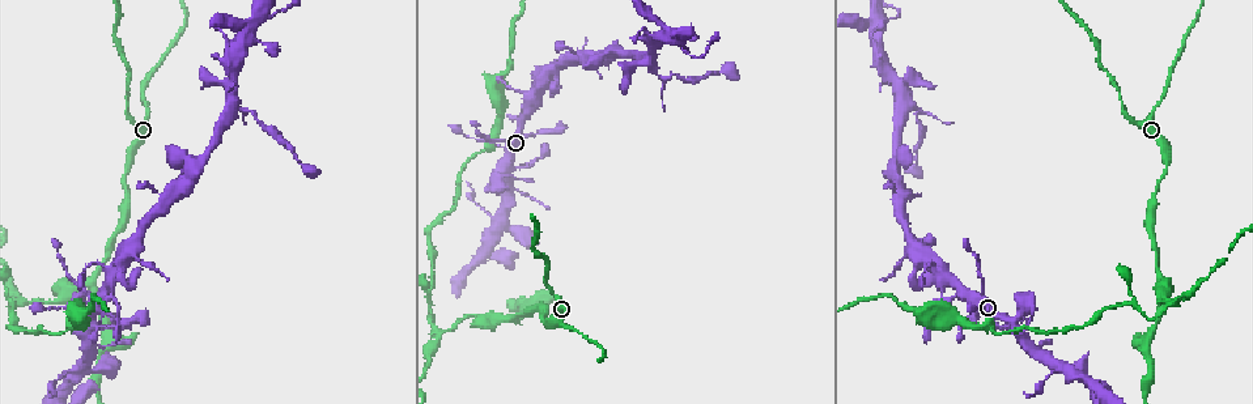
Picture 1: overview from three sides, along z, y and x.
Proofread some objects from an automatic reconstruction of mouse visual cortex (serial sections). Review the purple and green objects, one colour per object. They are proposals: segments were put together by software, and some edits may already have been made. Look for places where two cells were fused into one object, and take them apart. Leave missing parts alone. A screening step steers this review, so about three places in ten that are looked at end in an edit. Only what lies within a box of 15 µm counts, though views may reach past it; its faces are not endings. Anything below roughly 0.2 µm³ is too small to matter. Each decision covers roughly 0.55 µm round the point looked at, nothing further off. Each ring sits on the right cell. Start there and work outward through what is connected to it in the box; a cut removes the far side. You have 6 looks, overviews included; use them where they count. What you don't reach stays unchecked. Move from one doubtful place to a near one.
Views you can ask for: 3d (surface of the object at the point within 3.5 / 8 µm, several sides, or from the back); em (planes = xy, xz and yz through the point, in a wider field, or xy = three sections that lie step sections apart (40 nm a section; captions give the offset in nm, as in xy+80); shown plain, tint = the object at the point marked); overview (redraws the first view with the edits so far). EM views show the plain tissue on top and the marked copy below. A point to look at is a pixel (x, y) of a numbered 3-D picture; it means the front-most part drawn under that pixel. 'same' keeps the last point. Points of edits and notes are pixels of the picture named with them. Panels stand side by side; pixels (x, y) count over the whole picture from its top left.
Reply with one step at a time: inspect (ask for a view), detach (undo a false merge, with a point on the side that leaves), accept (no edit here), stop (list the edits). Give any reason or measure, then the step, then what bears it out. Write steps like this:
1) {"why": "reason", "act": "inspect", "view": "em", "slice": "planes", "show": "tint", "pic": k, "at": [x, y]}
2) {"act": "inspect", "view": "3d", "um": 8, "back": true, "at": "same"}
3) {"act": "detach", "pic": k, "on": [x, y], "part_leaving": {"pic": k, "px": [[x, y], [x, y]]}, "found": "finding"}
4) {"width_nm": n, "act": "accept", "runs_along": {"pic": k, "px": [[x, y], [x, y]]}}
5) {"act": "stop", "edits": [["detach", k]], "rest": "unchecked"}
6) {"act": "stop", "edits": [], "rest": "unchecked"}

{"why": "three-way junction", "act": "inspect", "view": "3d", "um": 3.5, "pic": 1, "at": [1159, 278]}

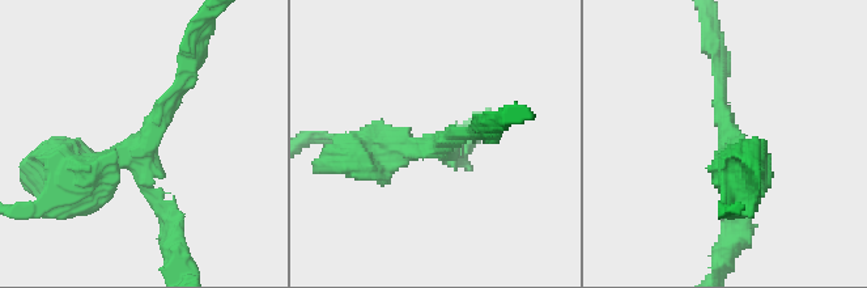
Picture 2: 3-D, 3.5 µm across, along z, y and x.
{"arms": 3, "arm_widths_nm": [150, 200, 500], "act": "detach", "pic": 2, "on": [75, 176], "part_leaving": {"pic": 2, "px": [[113, 161], [32, 214]]}, "found": "a second cell is stuck on"}

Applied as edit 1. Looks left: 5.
{"act": "inspect", "view": "overview"}

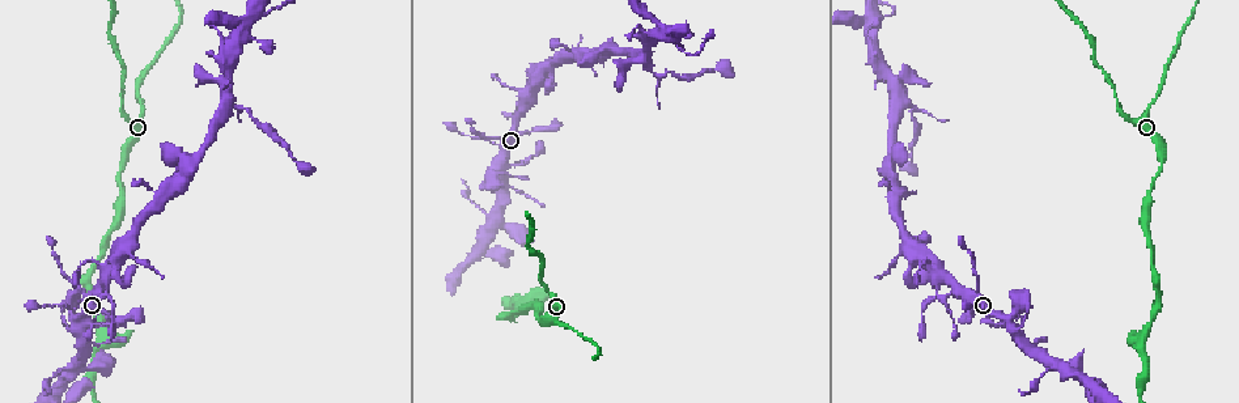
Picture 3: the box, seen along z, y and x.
{"why": "sharp bend", "act": "inspect", "view": "3d", "um": 3.5, "pic": 3, "at": [1018, 309]}

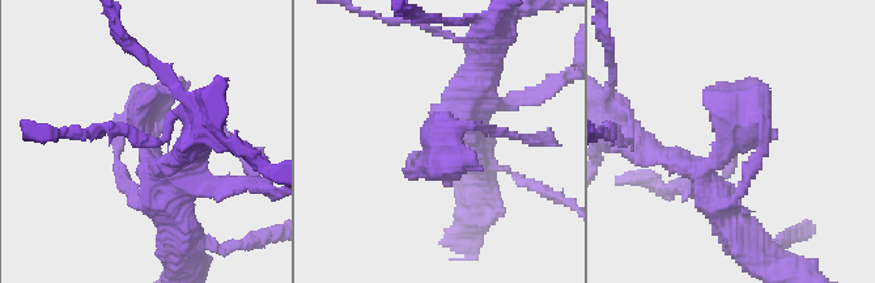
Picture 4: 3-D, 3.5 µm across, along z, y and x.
{"act": "inspect", "view": "em", "slice": "xy", "step": 1, "show": "tint", "pic": 4, "at": [728, 142]}

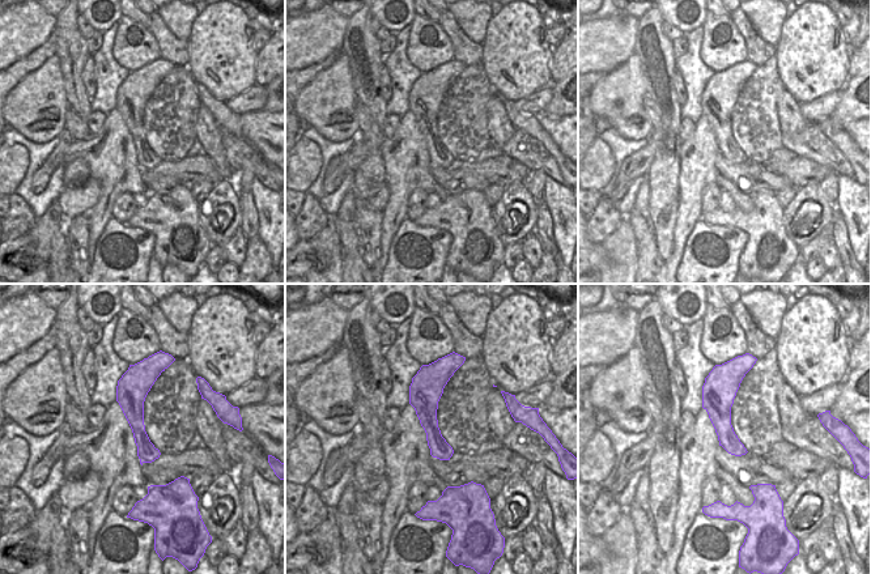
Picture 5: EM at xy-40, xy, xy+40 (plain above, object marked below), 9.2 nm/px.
{"act": "inspect", "view": "em", "slice": "xy", "step": 2, "show": "tint", "at": "same"}

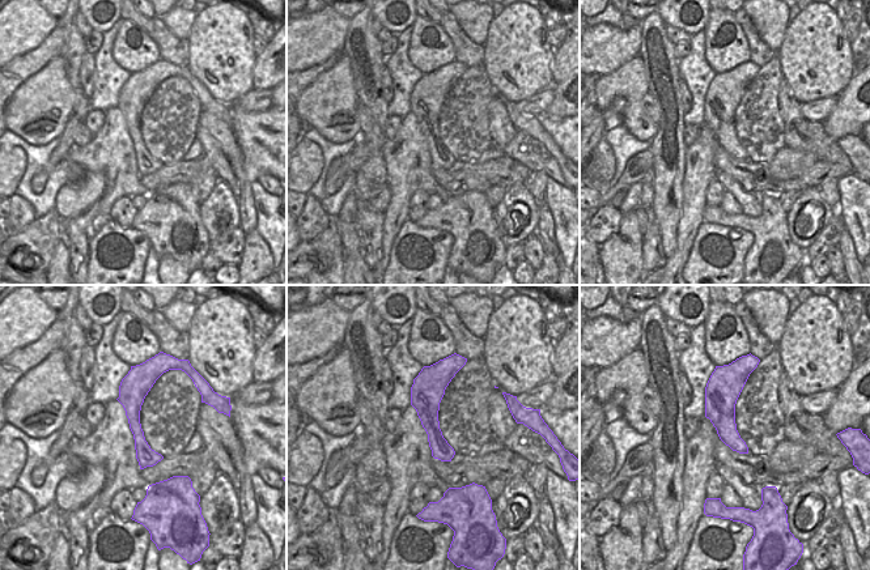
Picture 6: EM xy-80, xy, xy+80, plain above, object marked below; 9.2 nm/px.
{"act": "accept", "runs_along": {"pic": 4, "px": [[670, 156], [706, 168], [730, 144], [717, 92]]}, "found": "all the same cell"}

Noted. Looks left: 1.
{"act": "stop", "edits": [["detach", 2]], "rest": "unchecked"}

